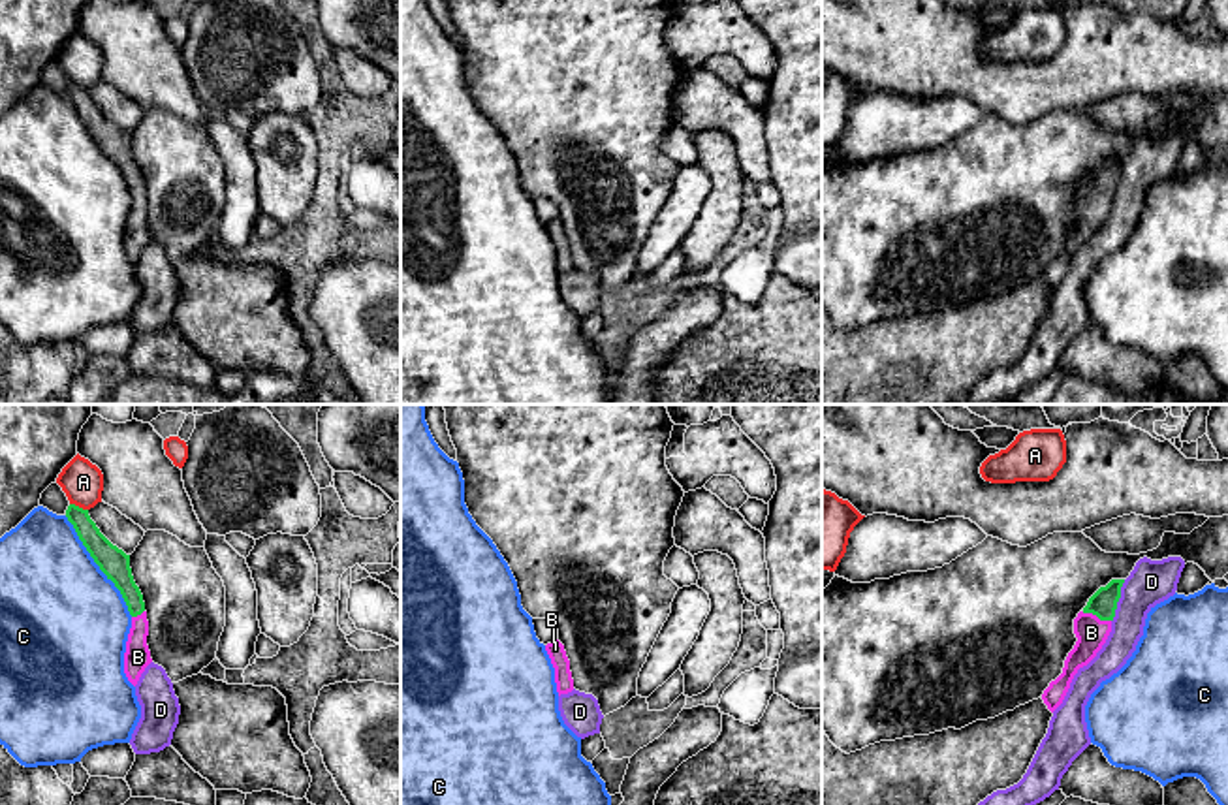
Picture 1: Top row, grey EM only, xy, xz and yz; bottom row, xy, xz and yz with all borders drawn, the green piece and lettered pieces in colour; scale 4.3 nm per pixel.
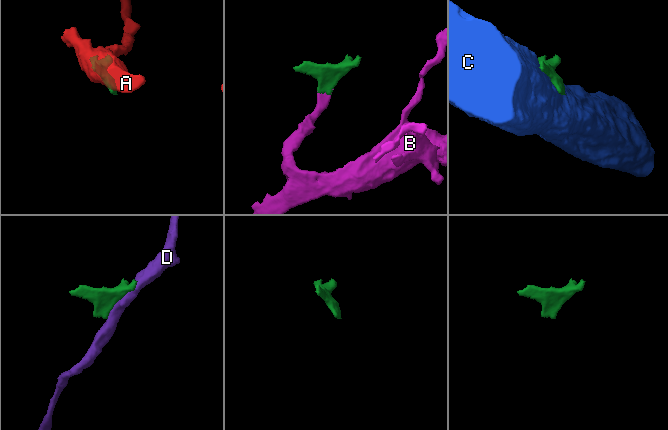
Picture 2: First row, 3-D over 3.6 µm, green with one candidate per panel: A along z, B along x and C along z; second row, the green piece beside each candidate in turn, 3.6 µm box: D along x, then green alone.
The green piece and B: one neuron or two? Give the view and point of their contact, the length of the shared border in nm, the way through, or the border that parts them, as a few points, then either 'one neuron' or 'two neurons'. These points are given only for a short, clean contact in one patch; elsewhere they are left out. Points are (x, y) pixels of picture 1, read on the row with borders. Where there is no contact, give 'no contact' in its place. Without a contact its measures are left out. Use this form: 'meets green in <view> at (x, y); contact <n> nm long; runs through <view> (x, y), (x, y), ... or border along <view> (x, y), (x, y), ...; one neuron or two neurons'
meets green in yz at (1097, 615); contact 130 nm long; runs through yz (1102, 604), (1097, 615), (1091, 632); one neuron

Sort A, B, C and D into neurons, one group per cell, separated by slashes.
A / B / C / D

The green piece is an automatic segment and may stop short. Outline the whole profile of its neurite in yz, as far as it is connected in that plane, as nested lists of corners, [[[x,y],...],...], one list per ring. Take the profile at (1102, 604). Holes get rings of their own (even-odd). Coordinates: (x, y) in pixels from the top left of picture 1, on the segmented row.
[[[1111,579],[1106,587],[1100,587],[1074,619],[1078,641],[1064,660],[1063,673],[1042,694],[1051,713],[1063,703],[1078,670],[1087,666],[1106,643],[1123,583],[1125,579]]]

